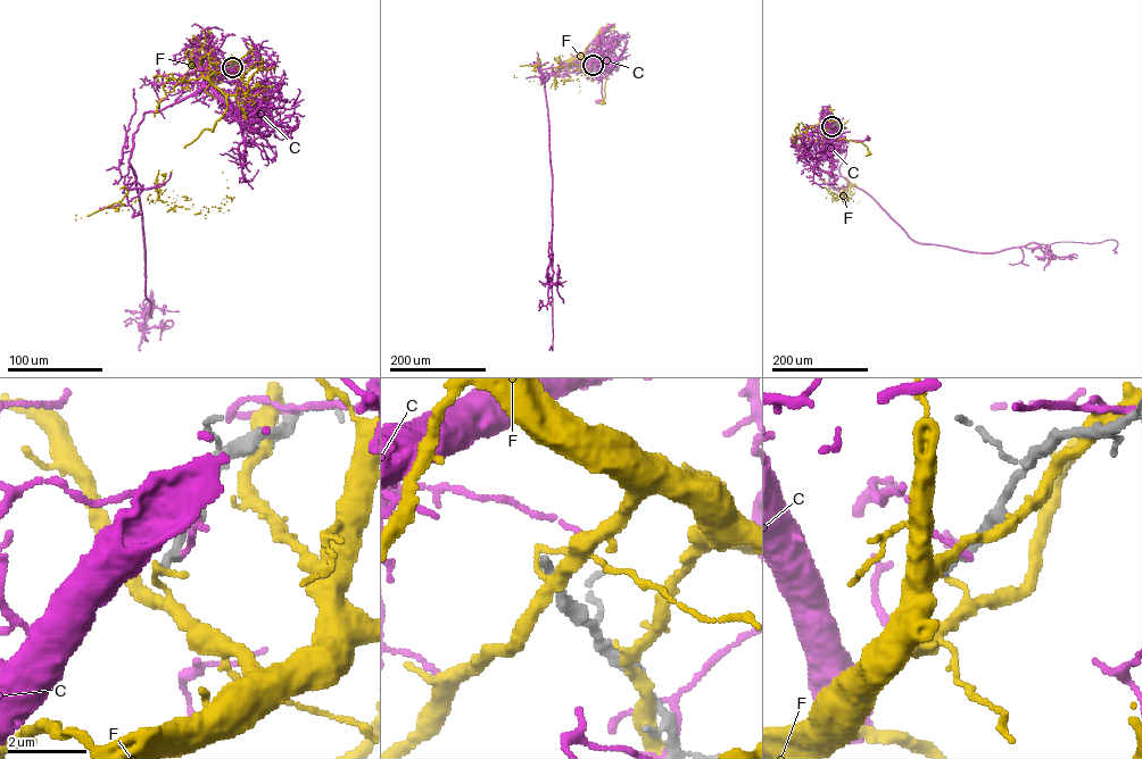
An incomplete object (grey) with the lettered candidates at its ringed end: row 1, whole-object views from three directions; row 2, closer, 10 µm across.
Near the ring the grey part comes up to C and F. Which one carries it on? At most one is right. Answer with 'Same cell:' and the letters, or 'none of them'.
Same cell: none of them

